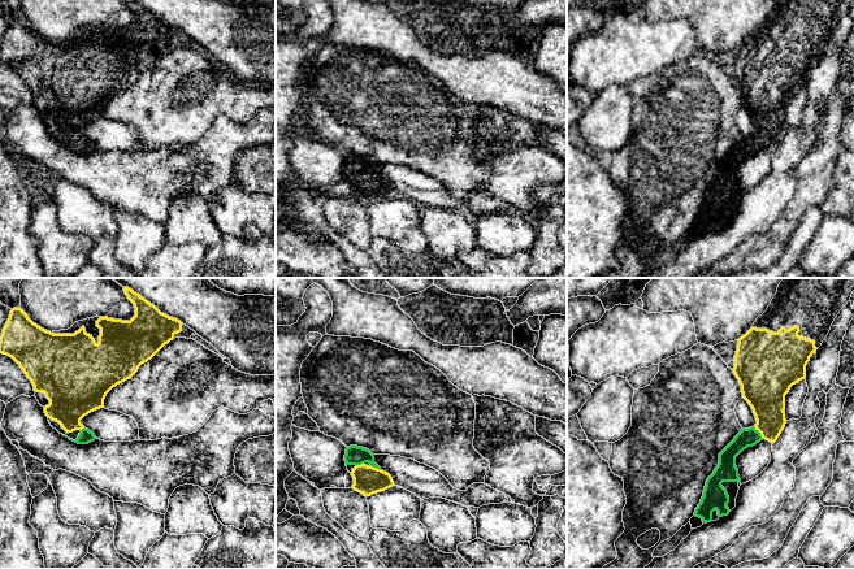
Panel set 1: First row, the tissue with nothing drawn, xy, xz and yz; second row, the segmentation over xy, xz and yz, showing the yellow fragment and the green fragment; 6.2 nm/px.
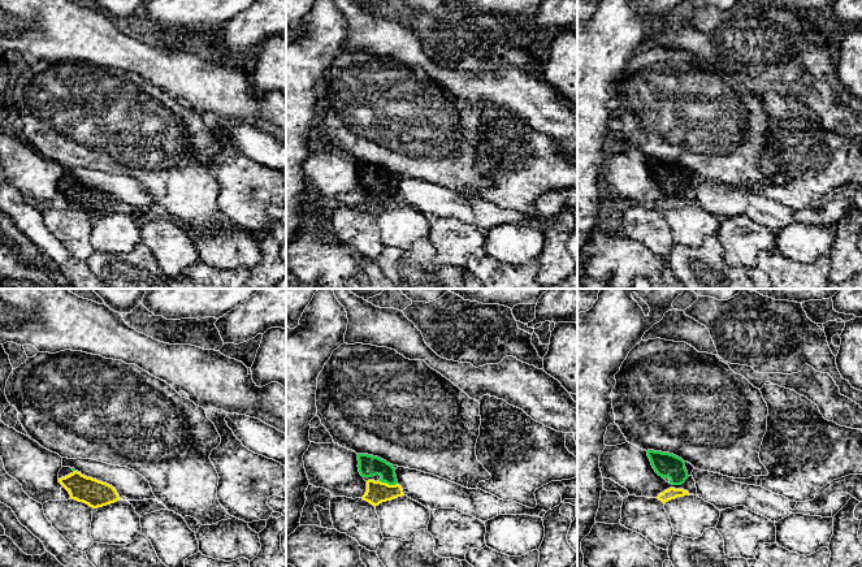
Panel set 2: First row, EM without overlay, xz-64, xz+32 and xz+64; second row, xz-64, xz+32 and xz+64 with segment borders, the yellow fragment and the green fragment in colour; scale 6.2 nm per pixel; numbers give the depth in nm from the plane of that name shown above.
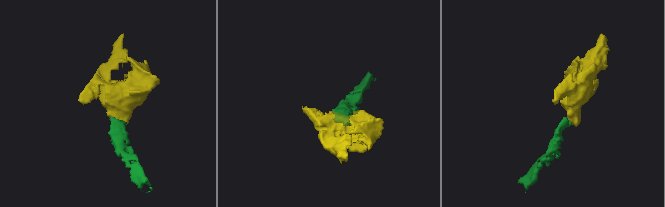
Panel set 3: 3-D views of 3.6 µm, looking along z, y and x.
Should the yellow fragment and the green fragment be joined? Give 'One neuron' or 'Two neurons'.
One neuron

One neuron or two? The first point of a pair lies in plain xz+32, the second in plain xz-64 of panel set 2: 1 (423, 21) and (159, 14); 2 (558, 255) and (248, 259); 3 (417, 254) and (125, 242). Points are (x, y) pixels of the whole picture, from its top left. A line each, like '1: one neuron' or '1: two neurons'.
1: two neurons
2: two neurons
3: two neurons

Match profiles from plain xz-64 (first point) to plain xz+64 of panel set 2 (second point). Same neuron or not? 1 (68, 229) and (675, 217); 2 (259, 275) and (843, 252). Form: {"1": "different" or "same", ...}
{"1": "different", "2": "same"}

